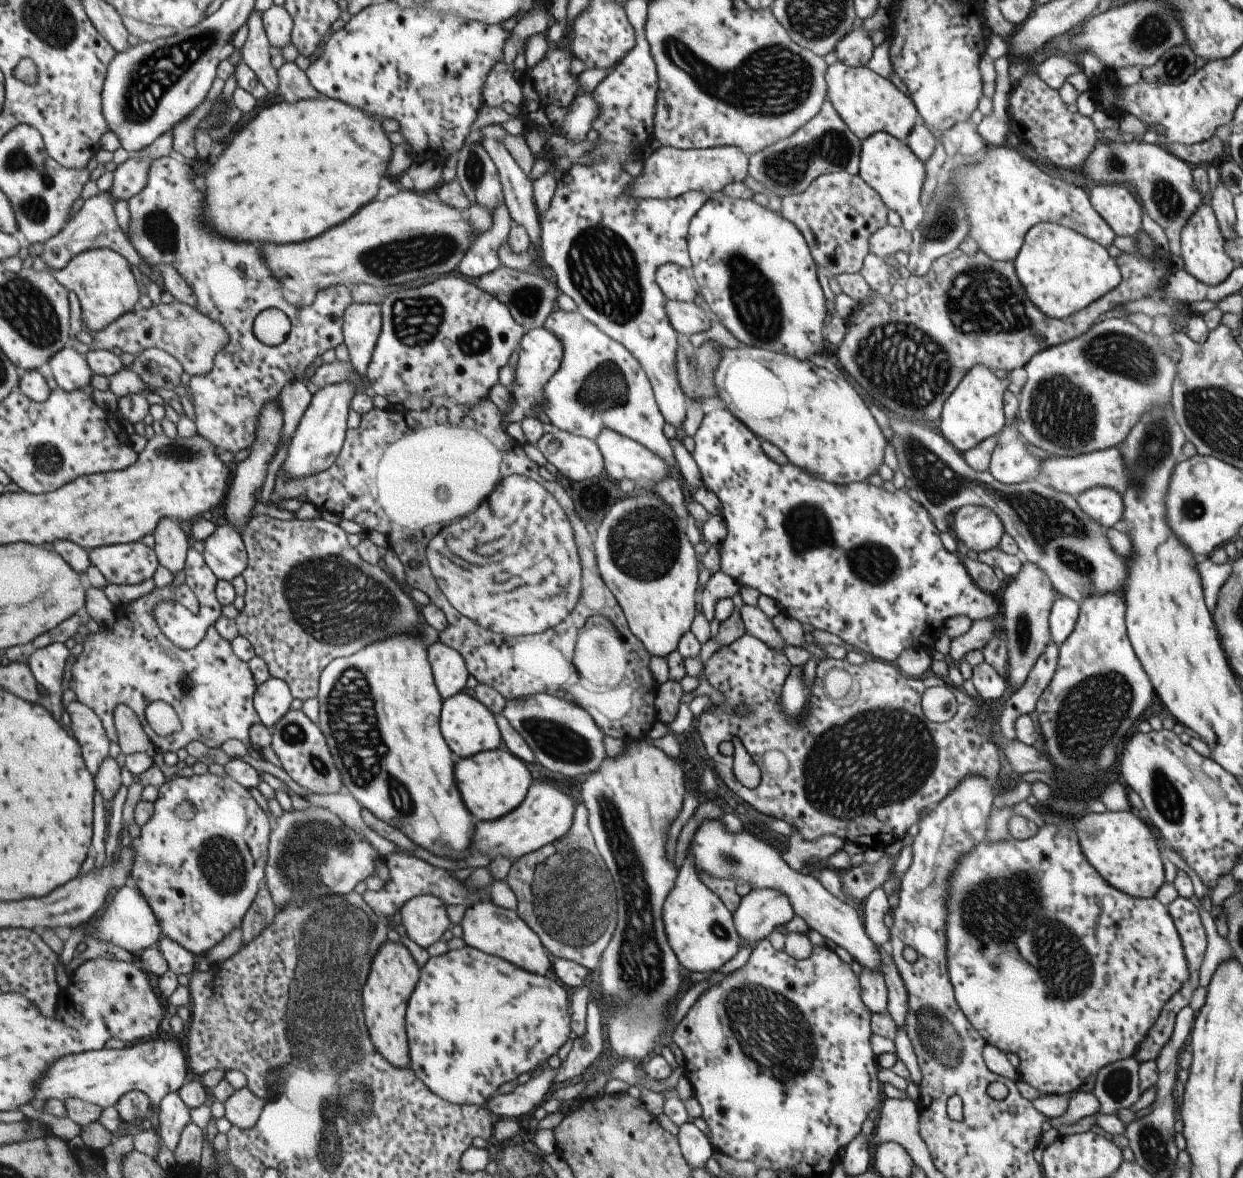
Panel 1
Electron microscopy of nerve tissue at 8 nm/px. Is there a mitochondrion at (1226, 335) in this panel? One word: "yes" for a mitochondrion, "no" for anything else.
no

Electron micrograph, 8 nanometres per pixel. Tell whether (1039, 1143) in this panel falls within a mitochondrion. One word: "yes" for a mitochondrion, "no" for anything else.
no

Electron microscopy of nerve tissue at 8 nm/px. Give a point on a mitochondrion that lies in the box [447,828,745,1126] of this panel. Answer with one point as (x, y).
(567, 894)

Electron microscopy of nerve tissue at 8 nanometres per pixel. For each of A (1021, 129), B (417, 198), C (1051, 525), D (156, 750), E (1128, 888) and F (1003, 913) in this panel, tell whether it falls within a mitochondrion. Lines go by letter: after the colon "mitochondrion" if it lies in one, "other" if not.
A: other
B: other
C: mitochondrion
D: other
E: other
F: mitochondrion

